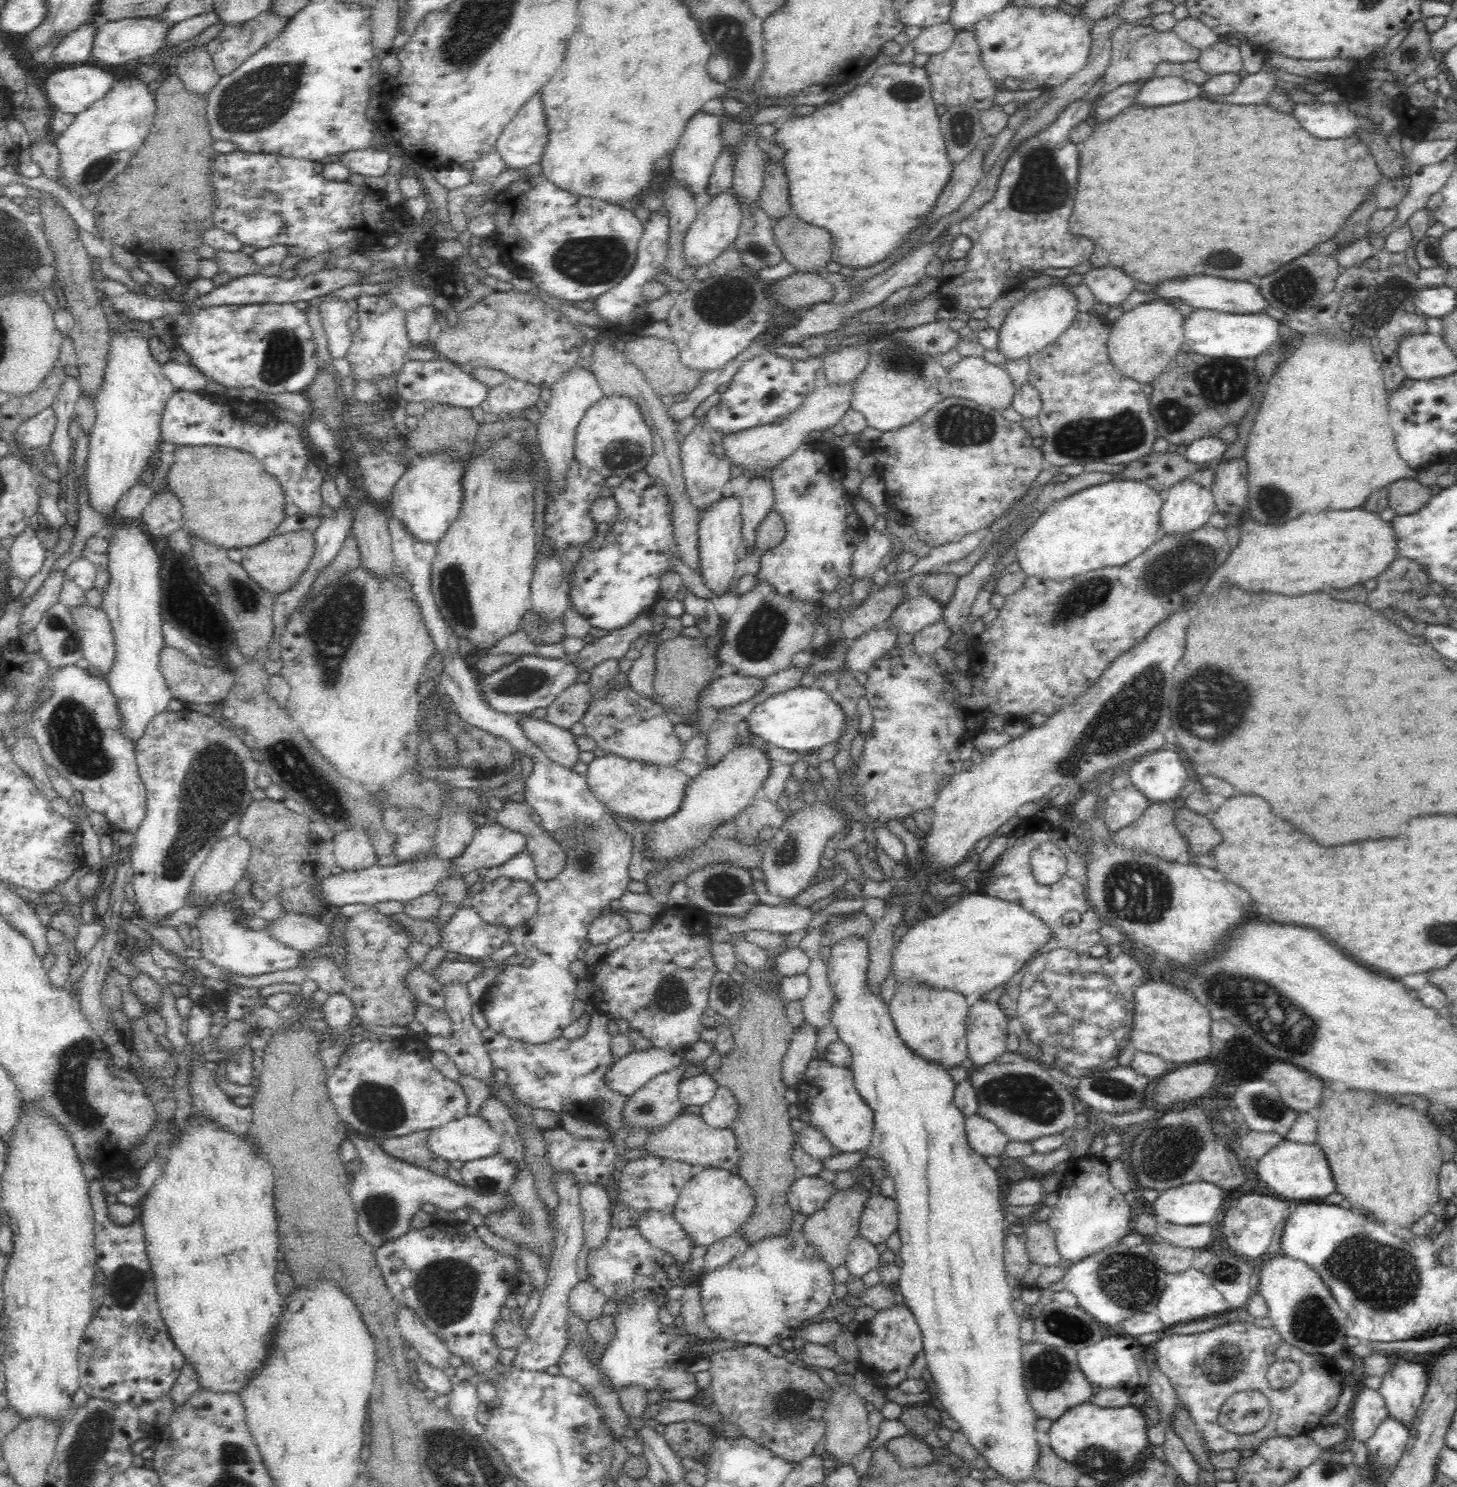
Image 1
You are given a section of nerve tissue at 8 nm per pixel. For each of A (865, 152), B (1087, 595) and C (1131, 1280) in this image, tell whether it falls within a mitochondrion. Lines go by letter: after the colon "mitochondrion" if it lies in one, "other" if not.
A: other
B: mitochondrion
C: mitochondrion

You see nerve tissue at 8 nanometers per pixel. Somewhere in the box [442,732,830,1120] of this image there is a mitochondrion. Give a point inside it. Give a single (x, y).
(671, 997)

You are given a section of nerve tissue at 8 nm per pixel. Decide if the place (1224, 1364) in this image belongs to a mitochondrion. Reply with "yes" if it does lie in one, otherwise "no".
yes

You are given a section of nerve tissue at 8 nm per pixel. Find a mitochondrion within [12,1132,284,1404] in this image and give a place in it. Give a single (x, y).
(127, 1284)

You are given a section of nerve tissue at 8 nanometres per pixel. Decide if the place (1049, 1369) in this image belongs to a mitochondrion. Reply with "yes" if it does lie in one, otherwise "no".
yes

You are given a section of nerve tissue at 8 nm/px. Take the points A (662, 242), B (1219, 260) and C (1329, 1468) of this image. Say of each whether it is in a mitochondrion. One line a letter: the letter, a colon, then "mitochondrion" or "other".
A: other
B: mitochondrion
C: mitochondrion

